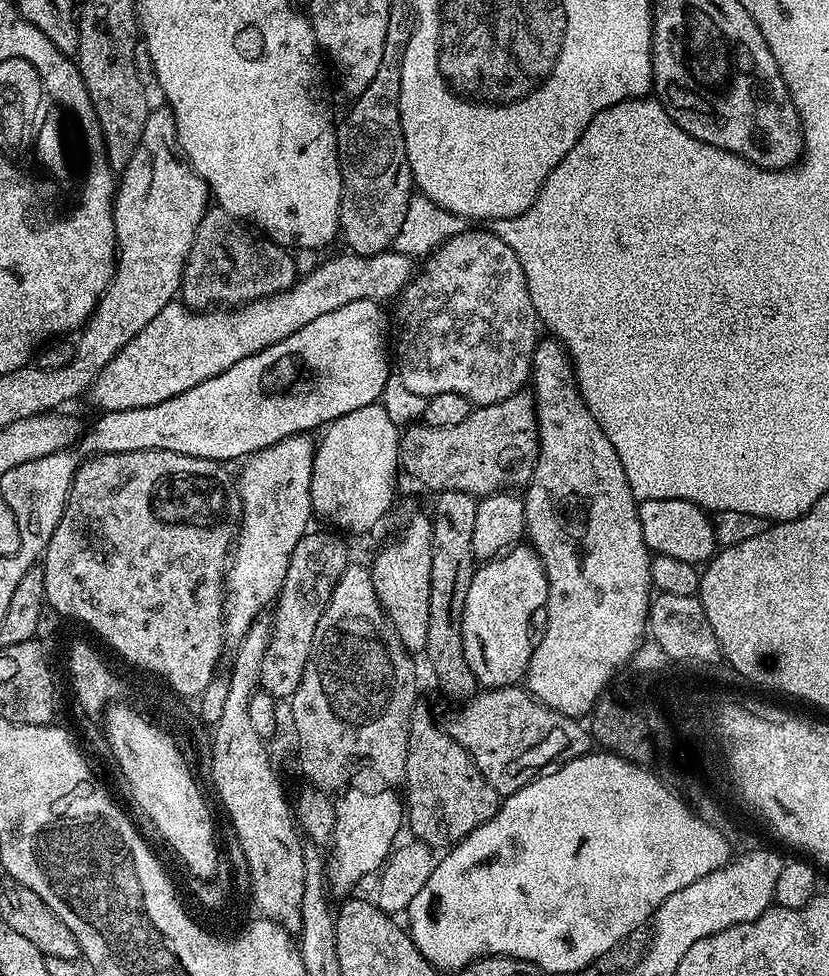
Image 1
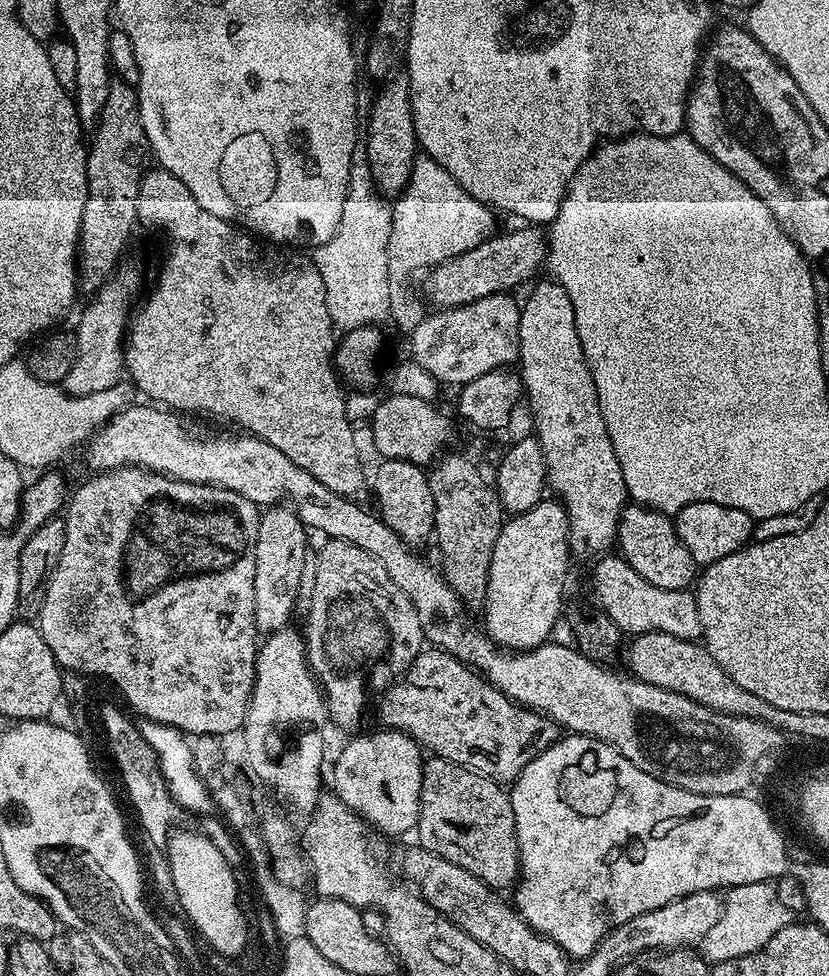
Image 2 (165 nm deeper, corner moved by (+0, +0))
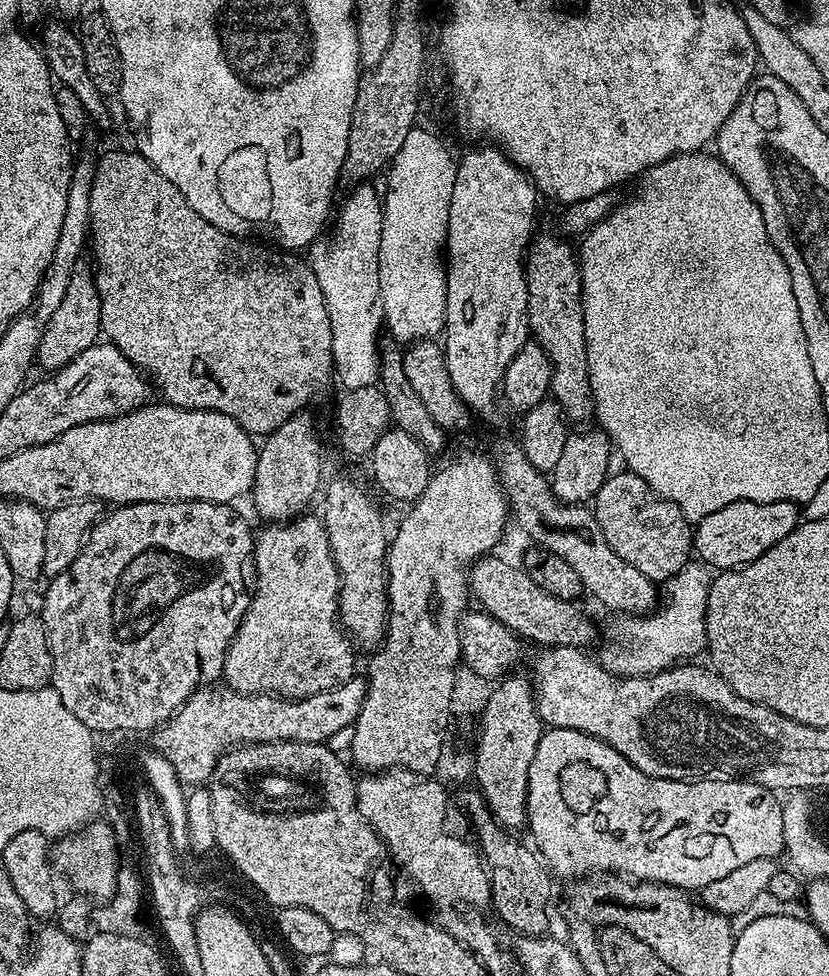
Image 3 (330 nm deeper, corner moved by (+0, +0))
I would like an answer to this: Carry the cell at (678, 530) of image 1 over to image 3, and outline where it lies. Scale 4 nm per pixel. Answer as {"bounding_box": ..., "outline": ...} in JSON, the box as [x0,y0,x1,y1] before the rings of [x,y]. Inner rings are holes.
{"bounding_box":[694,502,801,569],"outline":[[[730,502],[730,506],[706,514],[695,525],[694,552],[709,569],[740,568],[754,562],[754,558],[762,558],[770,546],[778,546],[801,520],[801,509],[790,502]]]}

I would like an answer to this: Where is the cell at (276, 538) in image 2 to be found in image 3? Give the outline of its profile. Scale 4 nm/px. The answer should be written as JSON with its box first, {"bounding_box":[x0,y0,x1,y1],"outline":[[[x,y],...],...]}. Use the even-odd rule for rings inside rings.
{"bounding_box":[250,414,321,522],"outline":[[[308,414],[294,415],[263,437],[256,454],[256,480],[252,483],[250,501],[264,522],[287,522],[305,515],[304,507],[315,496],[317,499],[321,488],[316,424]]]}

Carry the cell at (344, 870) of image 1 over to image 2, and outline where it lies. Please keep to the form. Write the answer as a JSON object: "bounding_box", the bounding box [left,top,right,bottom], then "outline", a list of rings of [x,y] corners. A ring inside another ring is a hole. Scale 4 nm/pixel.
{"bounding_box":[330,730,426,836],"outline":[[[379,730],[380,732],[372,732],[369,736],[356,736],[340,753],[336,756],[336,761],[331,761],[330,776],[332,772],[332,788],[331,791],[340,799],[343,804],[350,806],[350,810],[354,810],[357,814],[364,817],[365,822],[368,823],[377,833],[385,832],[388,836],[400,836],[403,832],[411,833],[418,822],[418,814],[420,813],[420,795],[422,794],[422,774],[424,773],[424,762],[426,759],[425,753],[422,751],[419,744],[413,736],[407,736],[404,732],[395,730]]]}

